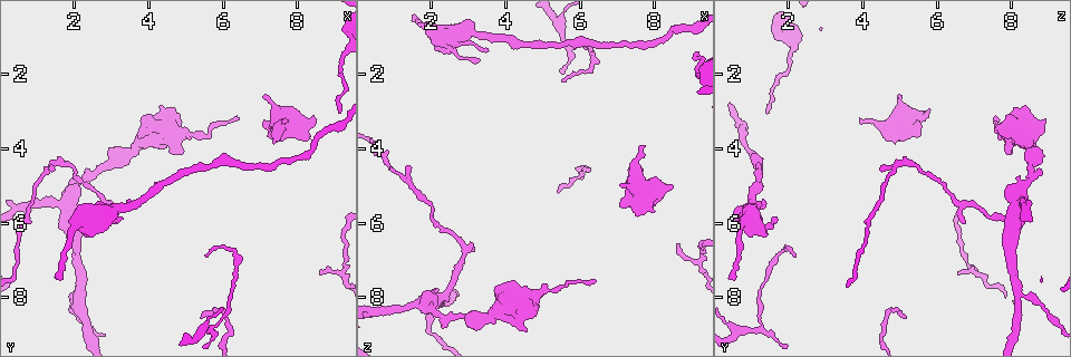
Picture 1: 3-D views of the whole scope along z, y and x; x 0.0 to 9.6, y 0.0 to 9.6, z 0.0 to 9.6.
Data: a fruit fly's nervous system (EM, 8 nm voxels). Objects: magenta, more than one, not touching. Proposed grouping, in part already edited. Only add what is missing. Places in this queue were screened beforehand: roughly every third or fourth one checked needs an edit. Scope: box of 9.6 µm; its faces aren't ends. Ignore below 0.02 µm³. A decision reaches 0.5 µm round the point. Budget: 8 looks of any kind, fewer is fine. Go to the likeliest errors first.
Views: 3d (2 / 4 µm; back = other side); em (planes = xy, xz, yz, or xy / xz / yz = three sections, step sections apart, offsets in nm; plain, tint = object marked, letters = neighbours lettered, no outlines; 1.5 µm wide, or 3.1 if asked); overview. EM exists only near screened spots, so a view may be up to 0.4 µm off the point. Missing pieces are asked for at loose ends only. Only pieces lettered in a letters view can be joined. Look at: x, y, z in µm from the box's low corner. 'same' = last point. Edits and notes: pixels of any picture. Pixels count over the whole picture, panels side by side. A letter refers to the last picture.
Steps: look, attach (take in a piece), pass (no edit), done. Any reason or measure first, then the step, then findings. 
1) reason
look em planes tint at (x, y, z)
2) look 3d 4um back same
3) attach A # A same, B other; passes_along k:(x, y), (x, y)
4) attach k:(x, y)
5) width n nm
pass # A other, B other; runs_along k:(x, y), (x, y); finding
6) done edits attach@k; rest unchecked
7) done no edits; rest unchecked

an open end
look 3d 4um at (8.20, 3.70, 4.95)

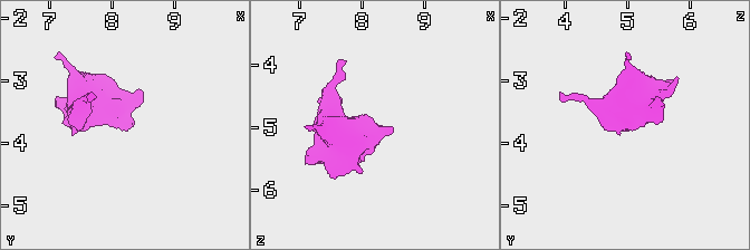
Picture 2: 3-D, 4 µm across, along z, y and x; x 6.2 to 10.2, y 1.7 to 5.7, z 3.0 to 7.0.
shape alone is not enough
look em xz step 4 tint at (8.20, 3.75, 4.95)

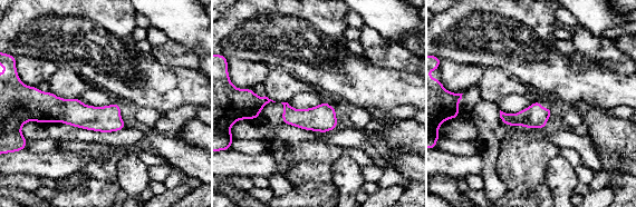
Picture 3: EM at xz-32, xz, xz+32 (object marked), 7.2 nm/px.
another direction
look em planes letters same

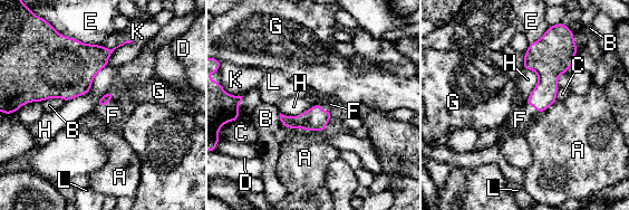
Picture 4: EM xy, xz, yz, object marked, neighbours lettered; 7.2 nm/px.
attach F # A other, B other, C other, D other, E other, F same, G other, H other, K other, L other; passes_along 4:(103, 101), (105, 105), (113, 115); the neuron continues

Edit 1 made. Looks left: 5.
redraw
look overview

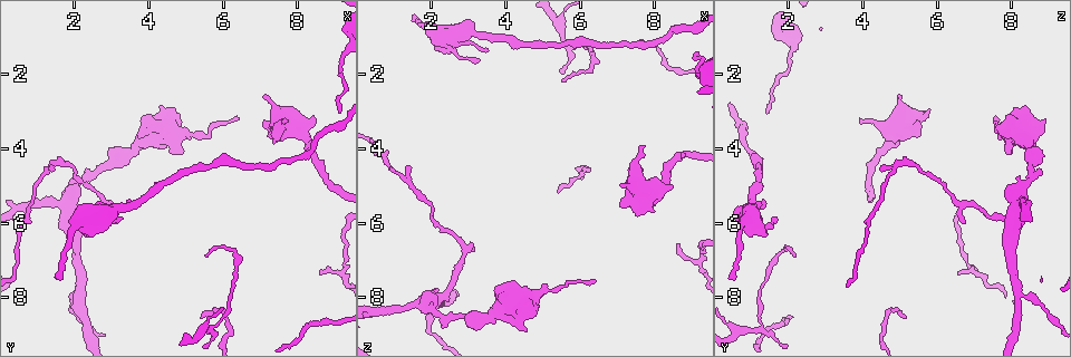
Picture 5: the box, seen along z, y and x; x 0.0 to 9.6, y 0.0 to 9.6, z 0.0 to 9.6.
an open end
look em xy step 4 tint at (4.65, 3.25, 8.90)

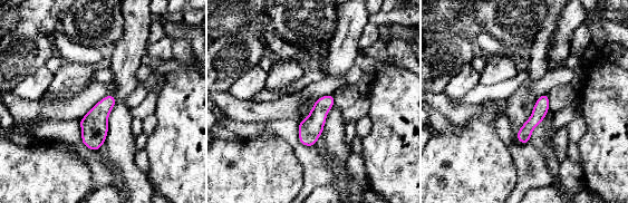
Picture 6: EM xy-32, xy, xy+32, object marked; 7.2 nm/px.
look em planes letters same

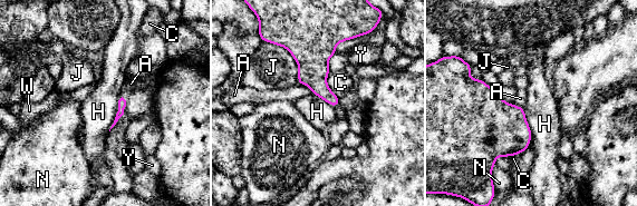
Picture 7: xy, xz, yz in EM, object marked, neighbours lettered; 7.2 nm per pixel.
pass # A other, C other, H other, J other, N other, W other, Y other; border 7:(299, 84), (306, 85), (312, 92); none of them fits

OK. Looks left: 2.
done edits attach@4; rest unchecked

